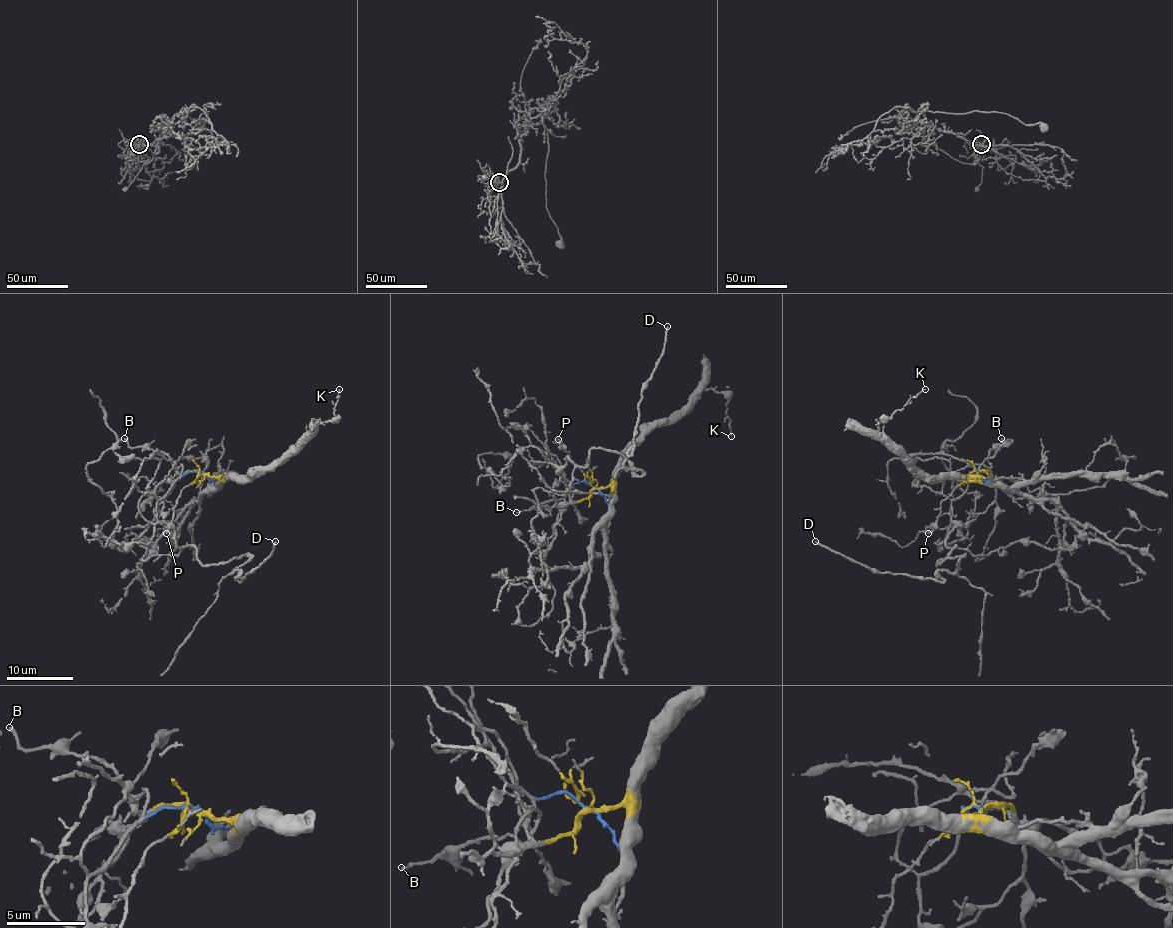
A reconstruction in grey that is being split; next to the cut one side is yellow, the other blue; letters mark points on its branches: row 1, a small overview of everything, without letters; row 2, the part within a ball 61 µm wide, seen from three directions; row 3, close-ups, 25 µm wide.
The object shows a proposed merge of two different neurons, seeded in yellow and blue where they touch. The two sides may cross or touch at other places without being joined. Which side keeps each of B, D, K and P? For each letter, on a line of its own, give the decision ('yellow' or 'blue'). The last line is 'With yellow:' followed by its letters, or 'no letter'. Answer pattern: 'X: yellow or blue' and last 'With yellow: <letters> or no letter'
B: blue
D: blue
K: yellow
P: yellow
With yellow: K, P

